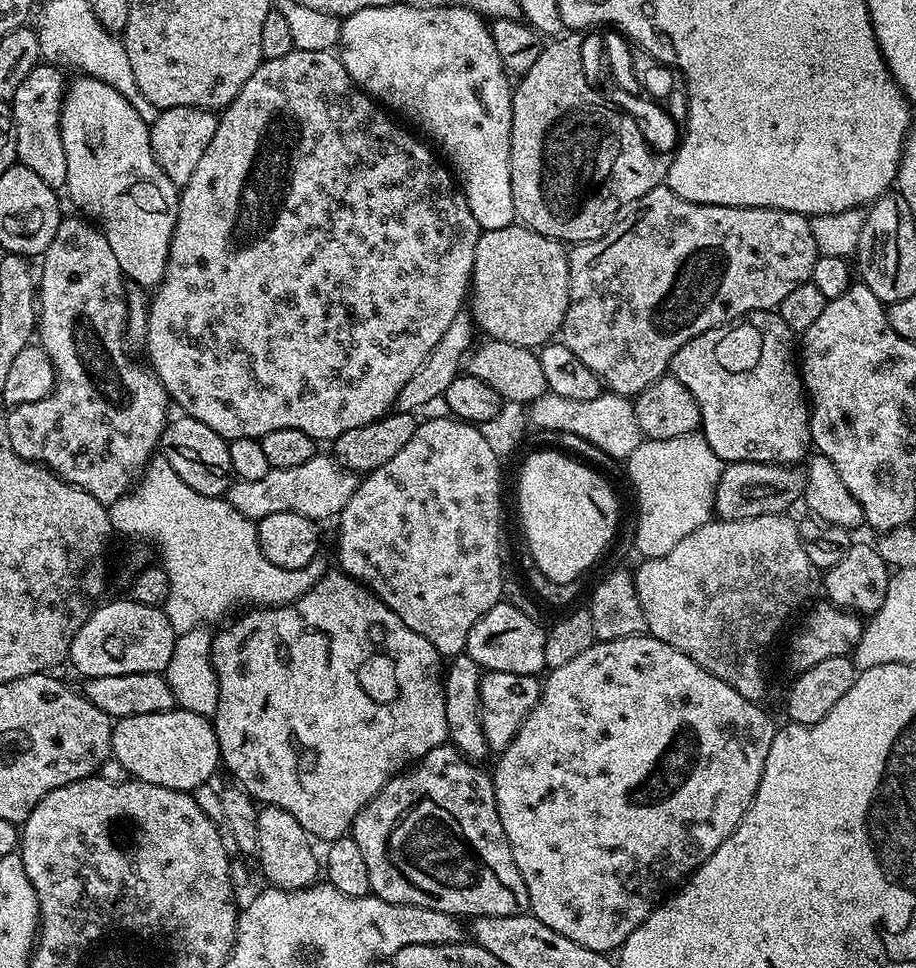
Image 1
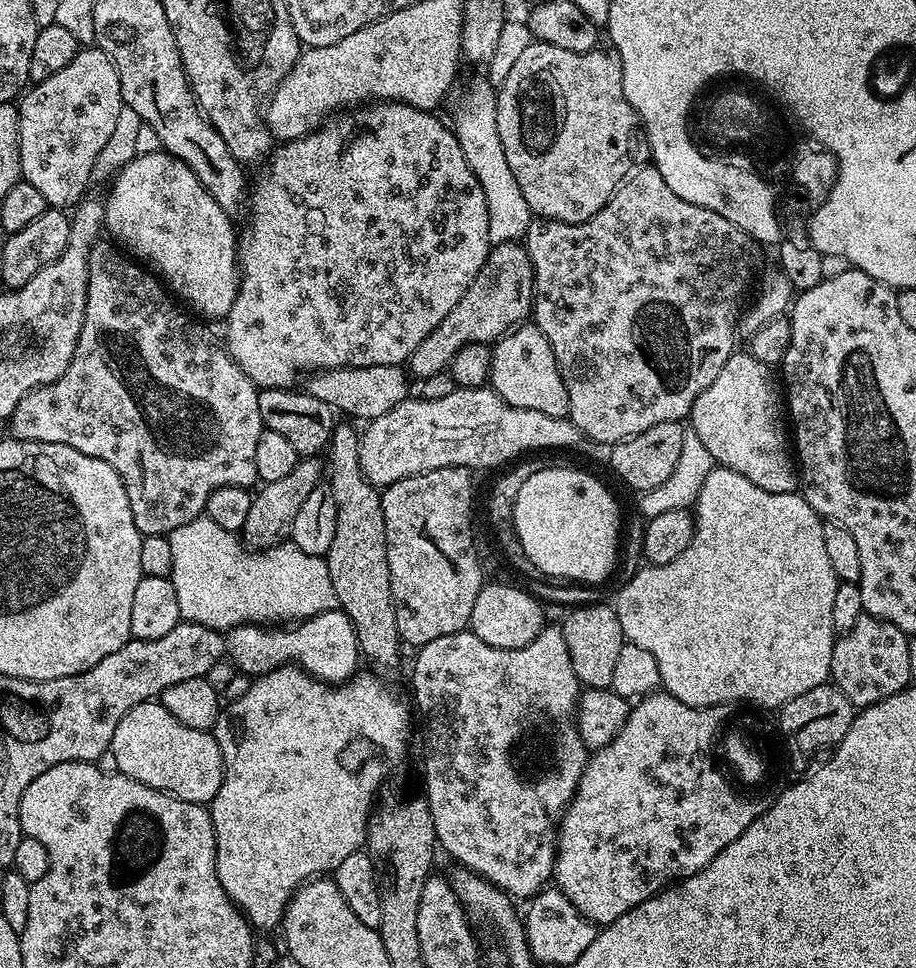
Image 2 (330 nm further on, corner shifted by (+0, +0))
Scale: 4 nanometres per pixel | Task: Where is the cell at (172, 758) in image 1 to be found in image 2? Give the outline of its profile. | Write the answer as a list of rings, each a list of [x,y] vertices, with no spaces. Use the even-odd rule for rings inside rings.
[[[158,702],[131,708],[114,730],[111,749],[120,767],[120,775],[159,792],[169,792],[186,802],[211,805],[222,786],[224,763],[215,735],[211,731],[182,726],[182,722]]]

